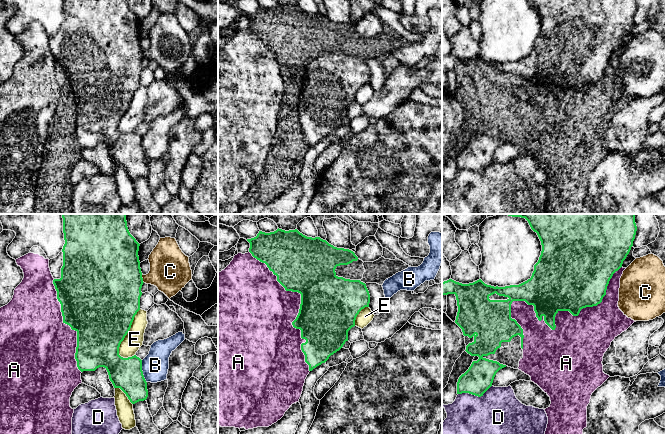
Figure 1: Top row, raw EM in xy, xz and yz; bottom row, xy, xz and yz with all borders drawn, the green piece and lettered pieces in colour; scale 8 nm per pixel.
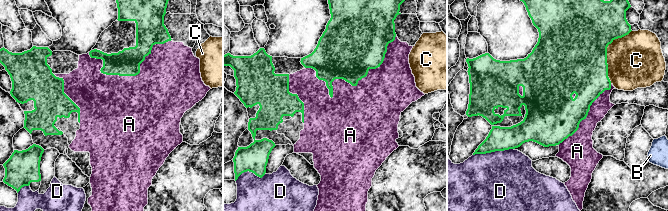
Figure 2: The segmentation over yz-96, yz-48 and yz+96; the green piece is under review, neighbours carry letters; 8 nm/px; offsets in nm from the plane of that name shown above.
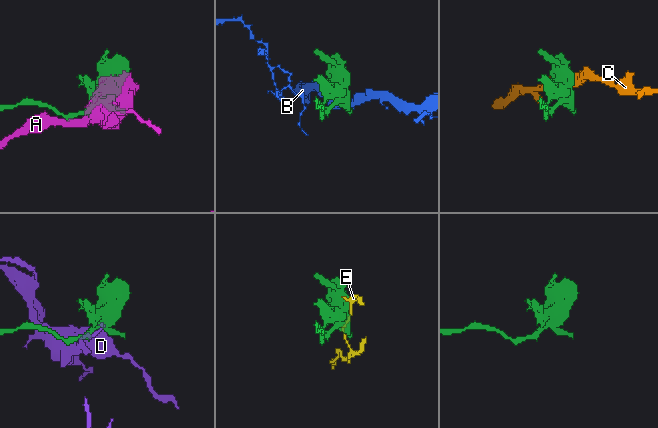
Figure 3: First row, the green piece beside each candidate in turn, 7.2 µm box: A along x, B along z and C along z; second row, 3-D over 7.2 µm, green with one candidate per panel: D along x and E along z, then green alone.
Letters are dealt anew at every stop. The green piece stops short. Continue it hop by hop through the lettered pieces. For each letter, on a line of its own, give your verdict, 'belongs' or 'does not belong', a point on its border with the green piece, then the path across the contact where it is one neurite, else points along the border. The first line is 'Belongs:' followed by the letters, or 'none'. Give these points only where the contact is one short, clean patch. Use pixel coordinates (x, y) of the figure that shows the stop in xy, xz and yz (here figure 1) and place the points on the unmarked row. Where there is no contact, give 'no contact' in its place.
Belongs: none
A: does not belong | yz (552, 105)
B: does not belong | xy (142, 147)
C: does not belong | xy (142, 54)
D: does not belong | yz (474, 170)
E: does not belong | xy (126, 110)

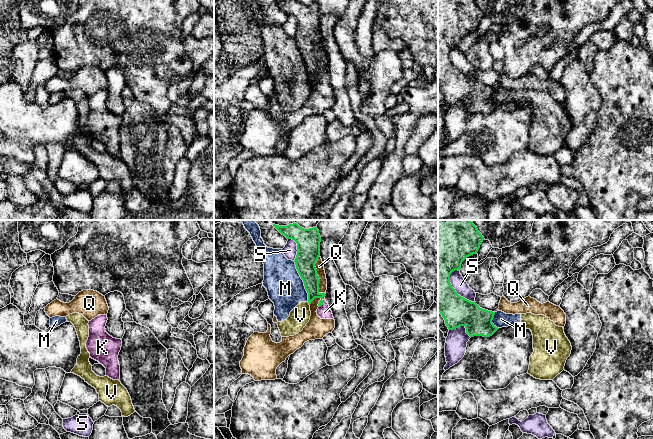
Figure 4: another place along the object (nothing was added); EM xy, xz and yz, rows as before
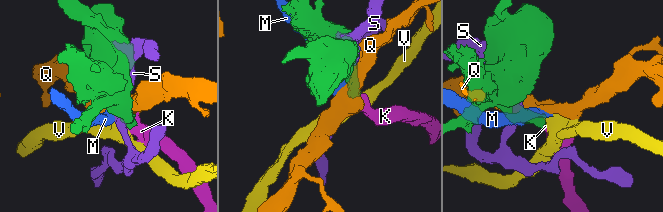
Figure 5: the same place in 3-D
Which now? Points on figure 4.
Belongs: K
K: belongs | xz (322, 80) | across xz (309, 52), (322, 80), (324, 88)
M: does not belong | xz (303, 57)
Q: does not belong | xz (318, 52)
S: does not belong | yz (454, 66)
V: does not belong | xz (309, 80) | along xz (307, 78), (309, 81)

